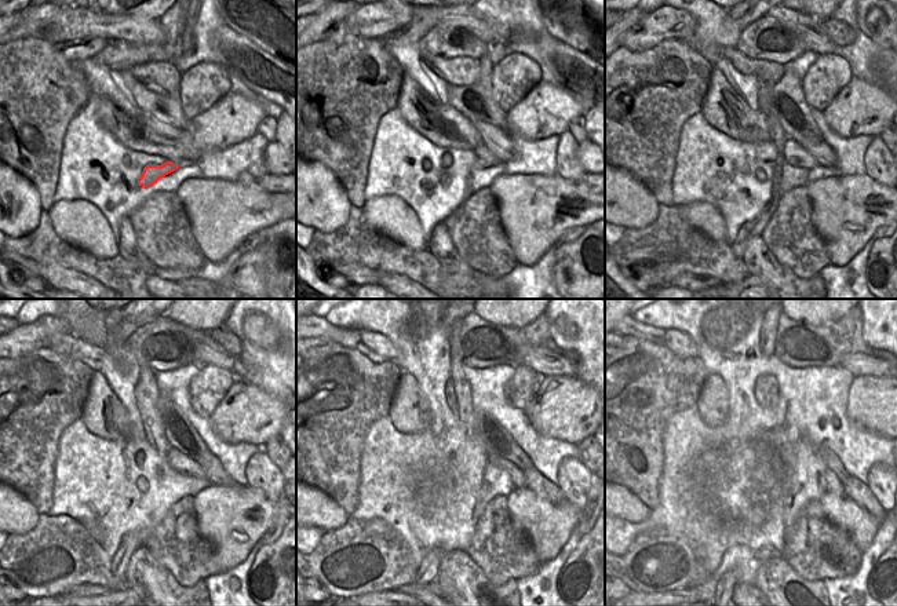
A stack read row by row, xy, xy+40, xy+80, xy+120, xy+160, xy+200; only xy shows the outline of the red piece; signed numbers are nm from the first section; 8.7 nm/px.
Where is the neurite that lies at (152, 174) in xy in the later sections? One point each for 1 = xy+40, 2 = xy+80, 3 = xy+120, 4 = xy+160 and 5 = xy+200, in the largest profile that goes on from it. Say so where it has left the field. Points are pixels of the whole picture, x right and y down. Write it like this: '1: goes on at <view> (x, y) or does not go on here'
1: goes on at xy+40 (485, 159)
2: goes on at xy+80 (794, 153)
3: goes on at xy+120 (181, 463)
4: goes on at xy+160 (516, 474)
5: goes on at xy+200 (831, 482)

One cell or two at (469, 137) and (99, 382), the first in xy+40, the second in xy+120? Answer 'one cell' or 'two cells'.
one cell

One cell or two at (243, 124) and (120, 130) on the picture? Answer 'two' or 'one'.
one

